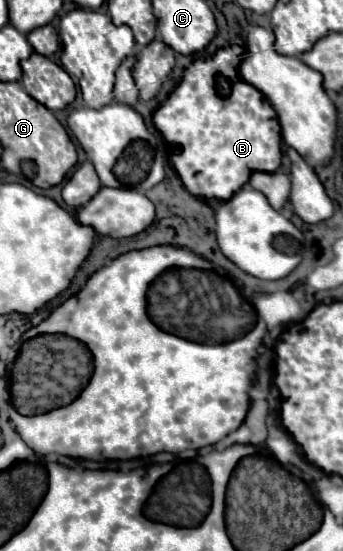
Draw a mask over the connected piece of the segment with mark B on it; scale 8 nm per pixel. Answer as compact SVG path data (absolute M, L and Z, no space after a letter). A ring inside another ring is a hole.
M229 45L229 47L219 49L211 59L205 59L205 61L199 59L199 61L191 63L191 65L185 69L185 73L183 73L181 83L171 91L171 95L167 97L167 101L153 113L153 125L157 127L157 131L161 133L161 137L163 137L167 143L175 143L175 145L179 147L179 153L177 153L177 155L171 155L171 165L173 165L173 169L177 171L177 175L179 175L179 179L183 181L185 189L187 189L191 195L195 195L195 197L199 197L199 199L205 199L205 201L209 201L209 199L219 199L219 201L231 199L231 195L233 195L237 189L241 189L241 187L249 181L249 177L251 177L253 171L273 173L273 171L277 171L277 167L281 165L281 129L279 129L279 123L277 123L277 113L273 111L273 107L269 105L269 101L267 101L255 87L251 87L249 83L245 83L245 81L239 77L237 67L239 67L241 55L243 55L243 49L241 49L241 47Z

